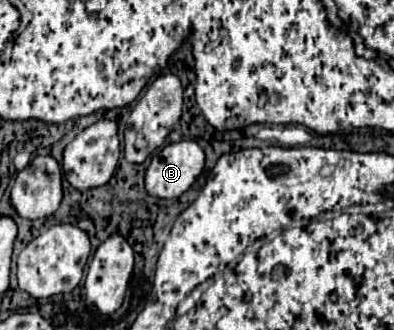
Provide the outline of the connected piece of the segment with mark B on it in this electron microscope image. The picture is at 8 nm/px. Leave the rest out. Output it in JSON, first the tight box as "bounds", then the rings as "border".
{"bounds":[145,140,205,198],"border":[[[193,140],[163,146],[145,172],[145,188],[157,198],[179,198],[203,172],[205,154]]]}

